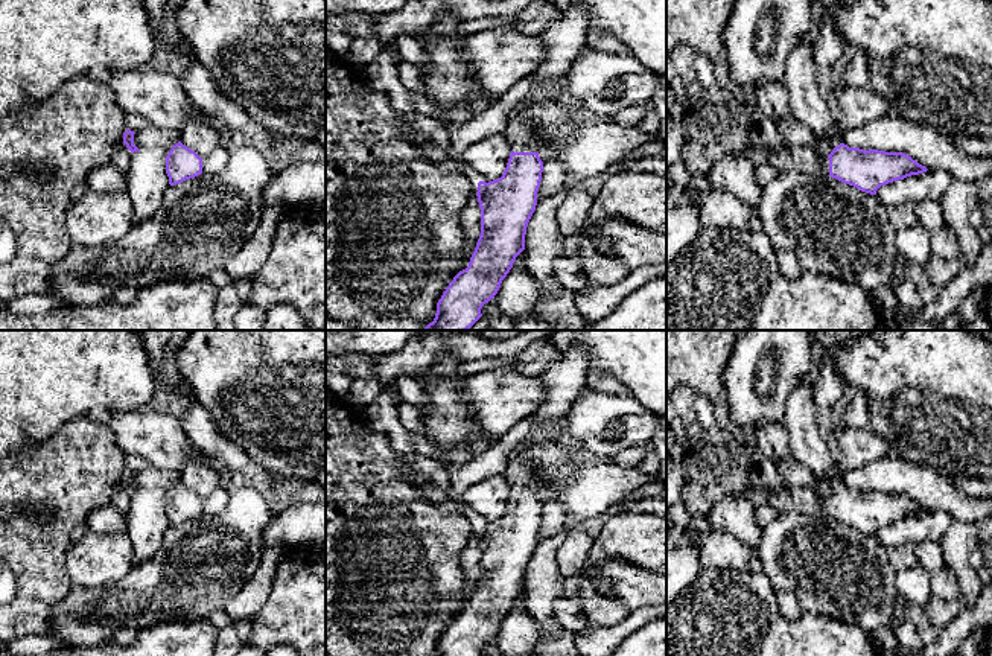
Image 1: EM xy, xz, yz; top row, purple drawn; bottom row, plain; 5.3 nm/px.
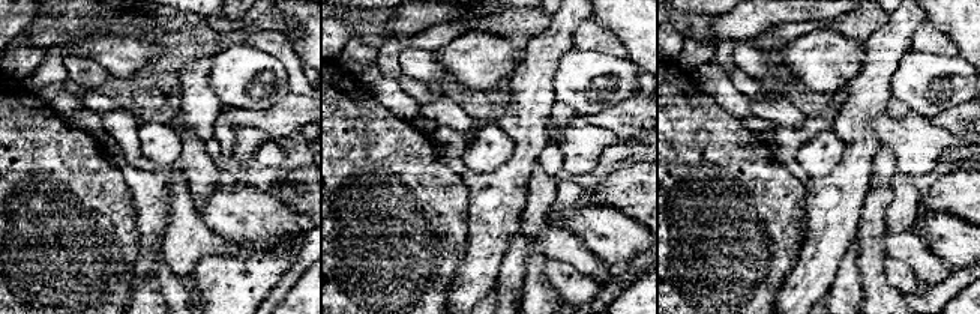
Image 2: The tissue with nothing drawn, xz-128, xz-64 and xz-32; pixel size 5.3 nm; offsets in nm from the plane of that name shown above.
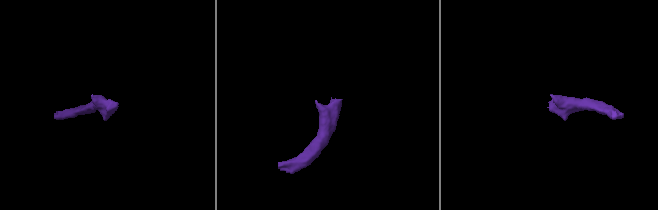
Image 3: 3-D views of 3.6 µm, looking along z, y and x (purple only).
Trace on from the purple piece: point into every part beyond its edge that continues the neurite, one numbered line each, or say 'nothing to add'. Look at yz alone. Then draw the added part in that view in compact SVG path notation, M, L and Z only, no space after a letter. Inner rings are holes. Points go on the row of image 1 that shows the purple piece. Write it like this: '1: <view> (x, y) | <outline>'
1: yz (804, 159) | M787 145L781 149L767 149L764 146L746 146L741 152L756 167L770 164L779 172L799 170L809 175L829 175L829 158L820 158L808 145Z

